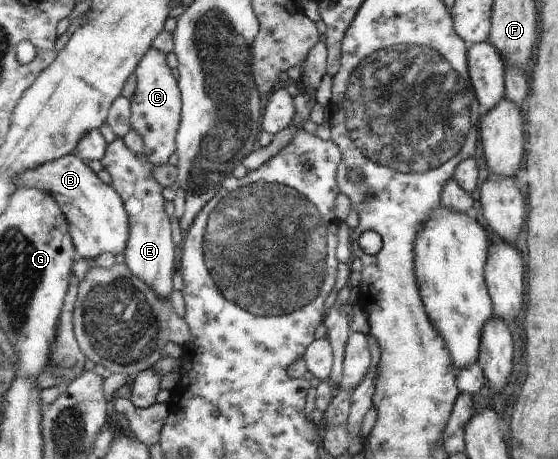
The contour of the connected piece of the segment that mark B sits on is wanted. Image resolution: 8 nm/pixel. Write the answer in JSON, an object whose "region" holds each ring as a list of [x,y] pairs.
{"region":[[[67,154],[36,165],[33,169],[22,171],[16,177],[16,185],[18,189],[38,189],[55,200],[69,224],[69,233],[78,257],[93,261],[102,253],[112,253],[115,256],[125,251],[129,237],[125,206],[111,185],[102,182],[81,158]]]}

